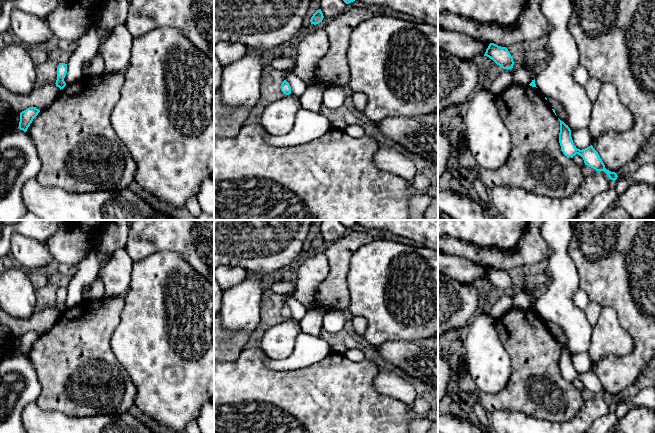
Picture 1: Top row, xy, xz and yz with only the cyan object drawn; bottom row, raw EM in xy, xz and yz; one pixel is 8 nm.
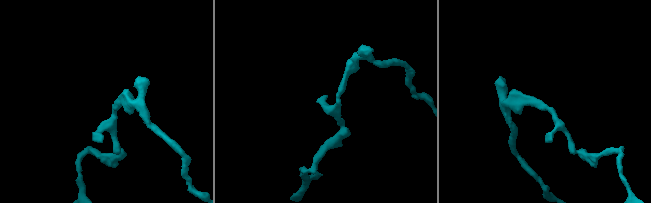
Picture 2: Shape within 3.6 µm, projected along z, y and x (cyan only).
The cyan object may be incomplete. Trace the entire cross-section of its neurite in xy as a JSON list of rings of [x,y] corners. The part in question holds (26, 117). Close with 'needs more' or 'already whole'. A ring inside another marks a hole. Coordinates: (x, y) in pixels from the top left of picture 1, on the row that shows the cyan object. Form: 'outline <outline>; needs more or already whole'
outline [[[29,107],[26,110],[22,111],[20,113],[20,122],[18,128],[26,132],[33,119],[38,115],[39,112],[40,110],[36,107]]]; already whole

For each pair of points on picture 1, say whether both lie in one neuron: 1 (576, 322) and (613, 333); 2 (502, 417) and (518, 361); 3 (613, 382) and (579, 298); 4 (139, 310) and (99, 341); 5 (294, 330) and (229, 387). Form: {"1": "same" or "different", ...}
{"1": "different", "2": "different", "3": "different", "4": "different", "5": "different"}

